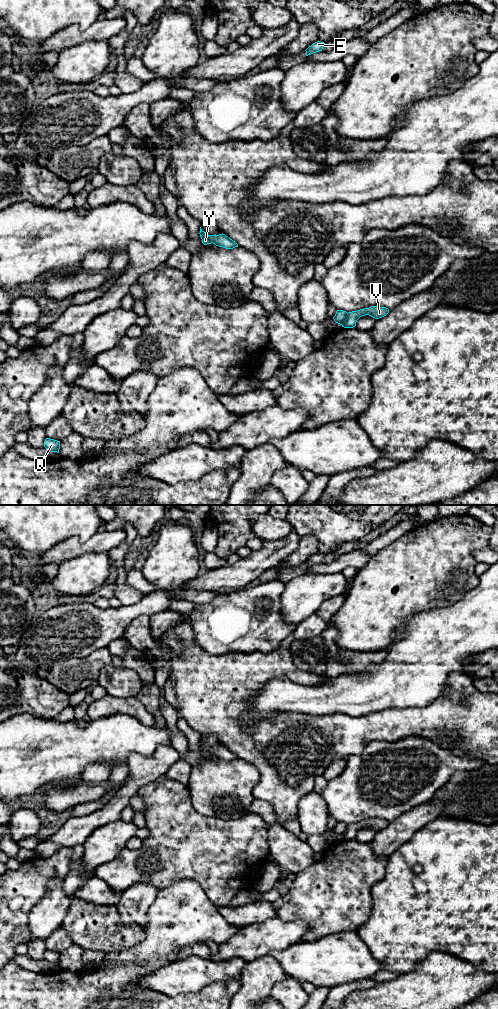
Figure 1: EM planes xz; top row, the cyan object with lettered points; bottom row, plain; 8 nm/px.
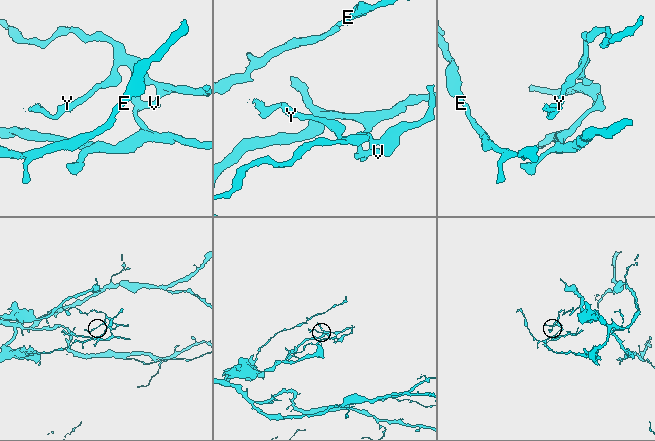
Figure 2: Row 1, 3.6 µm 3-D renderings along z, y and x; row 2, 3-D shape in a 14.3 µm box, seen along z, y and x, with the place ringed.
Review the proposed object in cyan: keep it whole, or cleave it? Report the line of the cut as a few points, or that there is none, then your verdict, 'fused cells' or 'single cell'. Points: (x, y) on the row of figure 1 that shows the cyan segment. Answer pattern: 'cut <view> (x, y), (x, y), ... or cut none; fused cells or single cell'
cut xz (348, 313), (342, 326); fused cells

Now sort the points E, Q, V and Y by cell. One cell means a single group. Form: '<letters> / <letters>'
E V Y / Q

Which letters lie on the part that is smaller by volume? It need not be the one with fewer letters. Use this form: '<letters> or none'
Q

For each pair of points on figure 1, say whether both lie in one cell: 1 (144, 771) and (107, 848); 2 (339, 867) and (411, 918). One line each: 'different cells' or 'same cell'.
1: different cells
2: different cells

